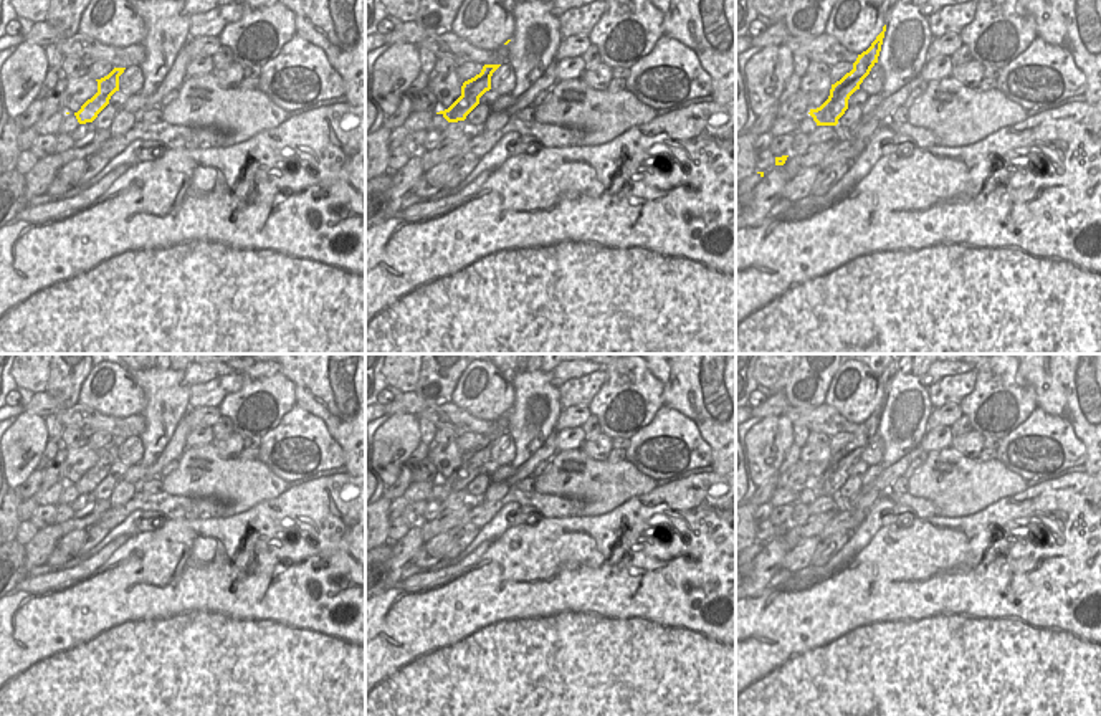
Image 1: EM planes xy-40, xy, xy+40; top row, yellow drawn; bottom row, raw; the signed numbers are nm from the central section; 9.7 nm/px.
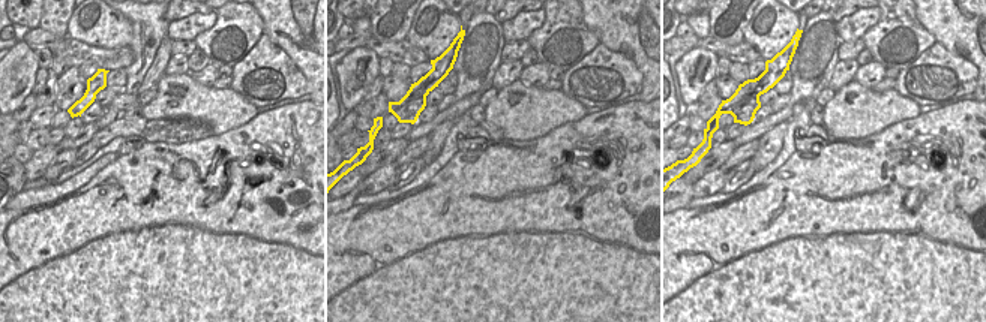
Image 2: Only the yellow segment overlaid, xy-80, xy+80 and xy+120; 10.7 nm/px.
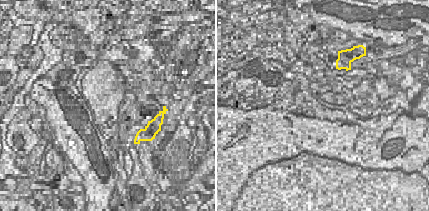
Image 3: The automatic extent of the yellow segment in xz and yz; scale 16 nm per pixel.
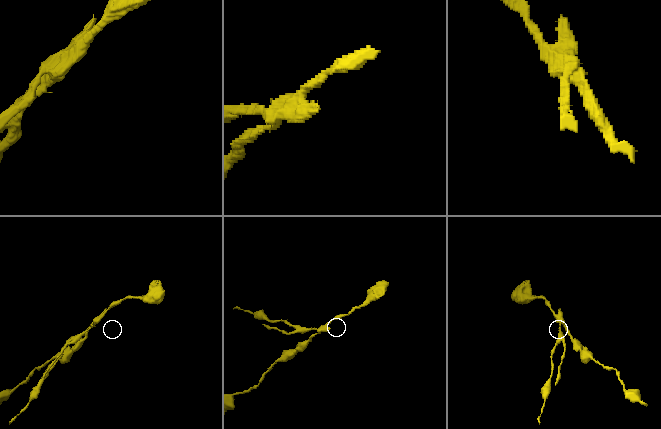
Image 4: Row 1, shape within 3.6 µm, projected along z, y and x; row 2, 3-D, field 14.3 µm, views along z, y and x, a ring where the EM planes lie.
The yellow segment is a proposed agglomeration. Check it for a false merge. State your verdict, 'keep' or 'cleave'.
cleave

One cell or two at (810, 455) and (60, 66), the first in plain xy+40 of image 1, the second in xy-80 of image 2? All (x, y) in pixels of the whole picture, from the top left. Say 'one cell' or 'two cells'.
two cells

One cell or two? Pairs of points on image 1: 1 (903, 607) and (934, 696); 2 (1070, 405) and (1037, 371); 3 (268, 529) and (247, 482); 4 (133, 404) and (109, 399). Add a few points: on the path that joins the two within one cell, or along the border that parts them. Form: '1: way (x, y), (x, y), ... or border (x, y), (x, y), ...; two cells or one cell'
1: way (847, 629), (807, 650), (853, 696), (878, 696); one cell
2: way (1063, 397), (1045, 379); one cell
3: border (288, 488), (227, 518); two cells
4: way (128, 399), (114, 399); one cell

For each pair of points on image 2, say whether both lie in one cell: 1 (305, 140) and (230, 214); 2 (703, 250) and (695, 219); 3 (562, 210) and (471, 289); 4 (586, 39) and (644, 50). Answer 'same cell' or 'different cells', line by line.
1: same cell
2: same cell
3: same cell
4: different cells

